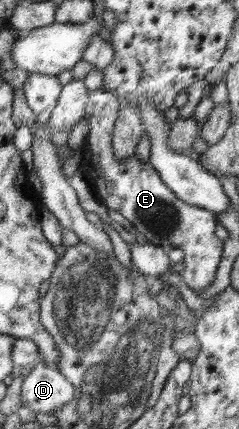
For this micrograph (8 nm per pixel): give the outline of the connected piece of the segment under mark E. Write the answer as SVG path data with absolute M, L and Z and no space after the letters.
M97 89L89 92L83 117L89 129L81 146L84 151L79 170L84 173L88 184L94 187L102 204L108 210L122 214L150 244L162 246L167 250L182 249L185 269L180 280L193 291L205 291L216 280L223 254L223 241L215 232L219 223L217 215L178 199L149 163L136 156L116 159L112 149L112 131L121 104L119 98L110 91Z

